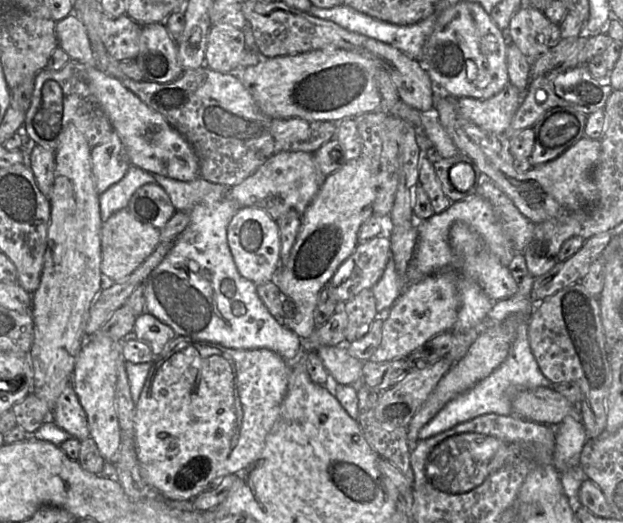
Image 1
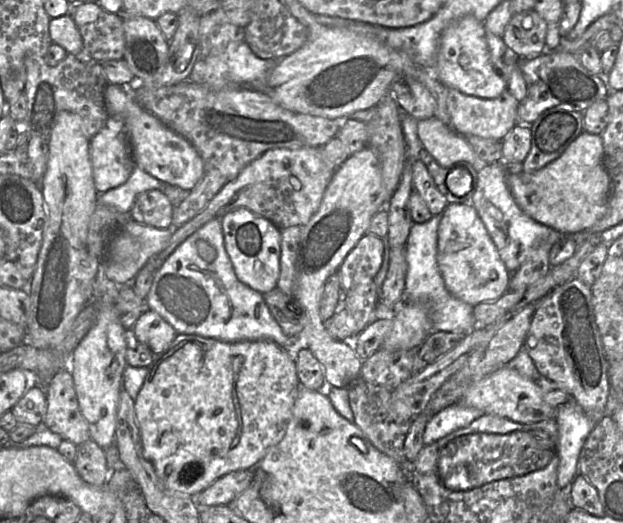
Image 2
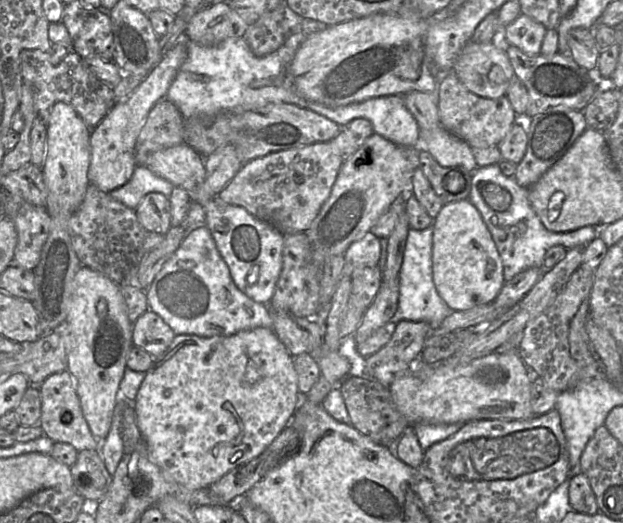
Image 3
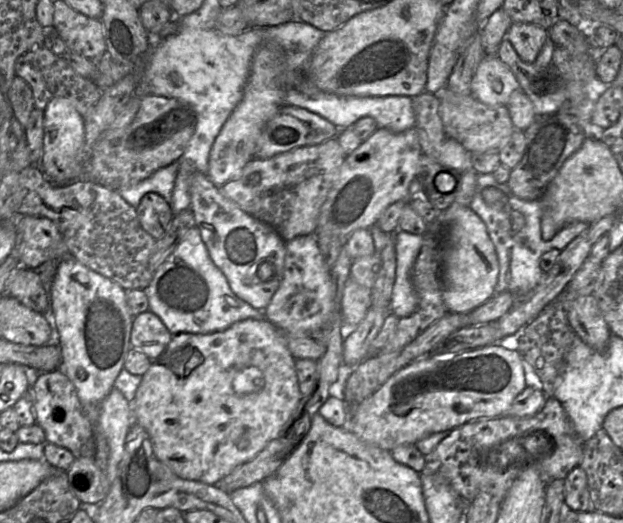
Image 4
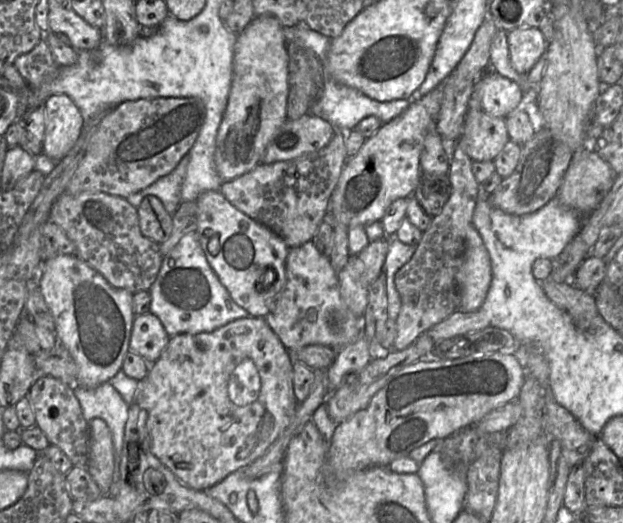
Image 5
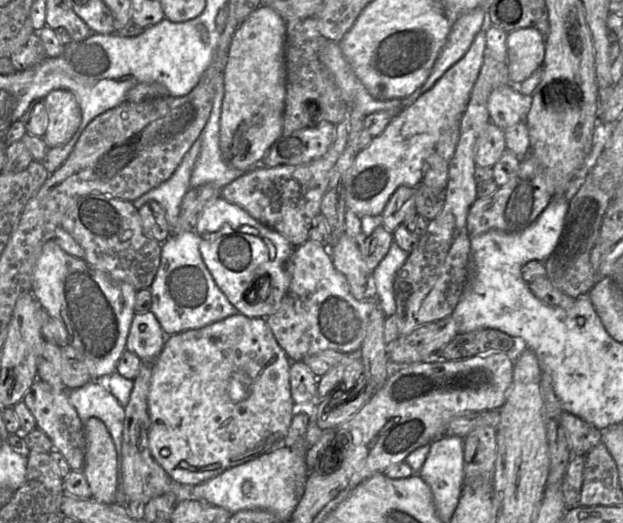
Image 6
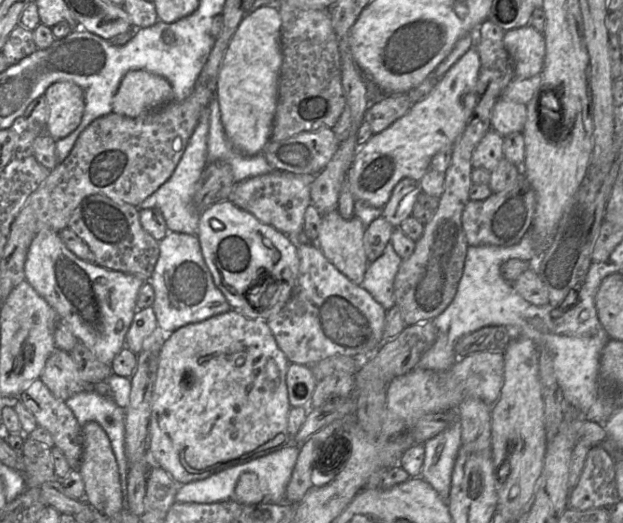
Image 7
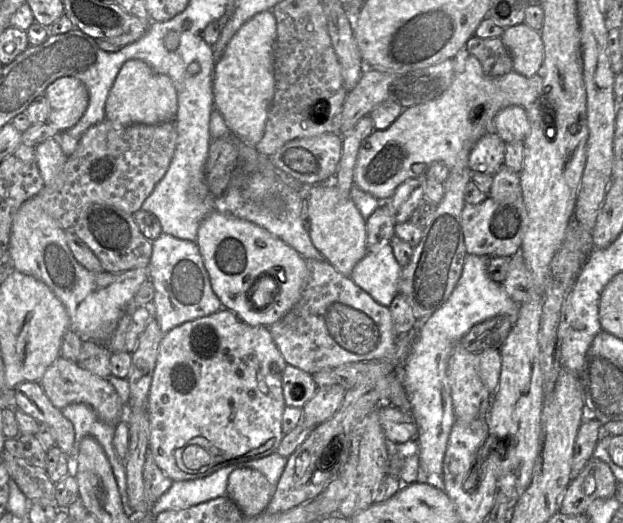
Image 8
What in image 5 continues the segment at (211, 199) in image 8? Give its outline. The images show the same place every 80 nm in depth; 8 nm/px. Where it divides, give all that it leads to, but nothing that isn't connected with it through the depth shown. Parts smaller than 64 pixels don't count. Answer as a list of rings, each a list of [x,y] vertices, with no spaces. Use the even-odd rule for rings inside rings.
[[[188,152],[171,173],[159,178],[150,186],[131,194],[126,200],[133,207],[137,208],[145,197],[154,195],[161,200],[165,210],[170,215],[173,215],[181,203],[181,187],[185,178],[189,158]]]

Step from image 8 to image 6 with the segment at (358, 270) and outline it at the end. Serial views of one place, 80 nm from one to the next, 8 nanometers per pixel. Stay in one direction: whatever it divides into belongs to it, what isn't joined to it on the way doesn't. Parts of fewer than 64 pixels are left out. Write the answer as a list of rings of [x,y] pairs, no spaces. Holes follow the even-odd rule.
[[[392,241],[385,257],[370,273],[370,295],[375,298],[375,302],[379,304],[386,317],[396,312],[394,277],[404,265],[408,256],[409,253]]]

